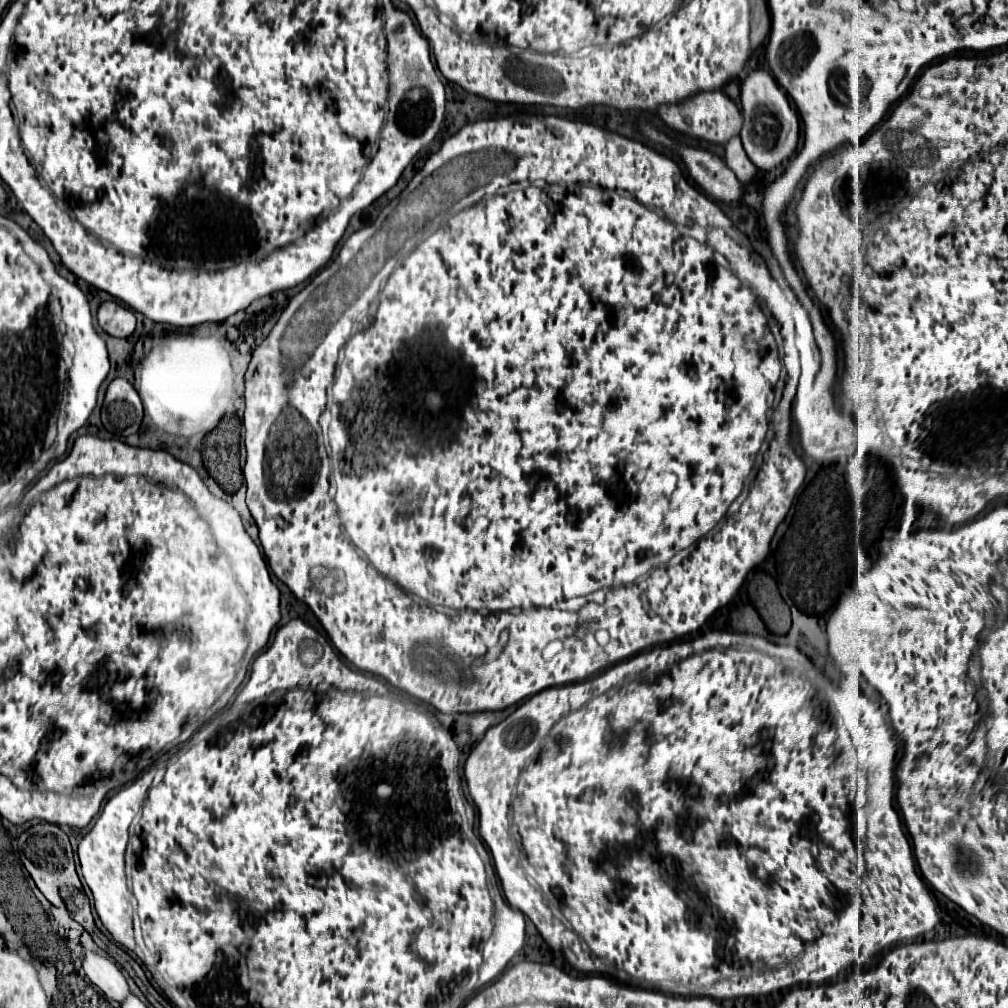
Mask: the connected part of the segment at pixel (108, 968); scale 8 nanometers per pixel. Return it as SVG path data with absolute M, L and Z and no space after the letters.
M84 953L82 965L84 965L88 979L106 995L106 999L112 999L116 1003L126 1001L130 987L124 979L122 971L118 969L118 965L112 959L100 957L96 953Z

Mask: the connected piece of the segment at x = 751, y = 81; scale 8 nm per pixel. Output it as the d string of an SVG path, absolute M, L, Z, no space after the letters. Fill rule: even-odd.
M756 69L744 79L740 87L740 103L744 115L744 127L740 137L748 159L760 171L776 169L778 165L782 165L786 159L792 157L792 153L798 147L798 135L800 135L800 121L796 111L790 107L788 95L780 89L780 85L774 81L770 73Z

